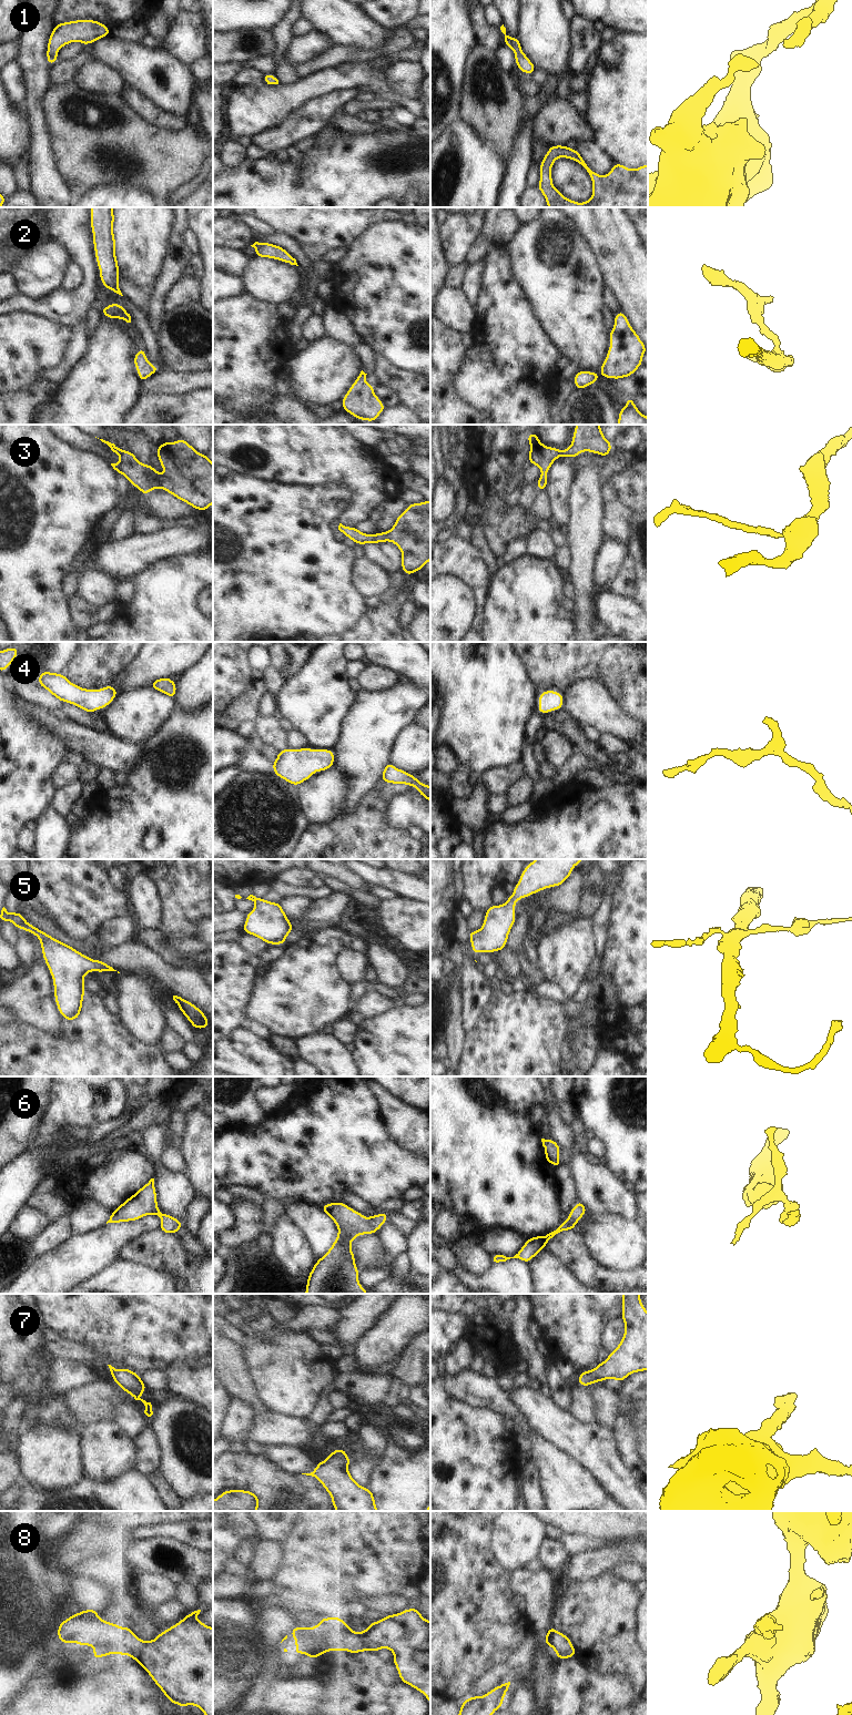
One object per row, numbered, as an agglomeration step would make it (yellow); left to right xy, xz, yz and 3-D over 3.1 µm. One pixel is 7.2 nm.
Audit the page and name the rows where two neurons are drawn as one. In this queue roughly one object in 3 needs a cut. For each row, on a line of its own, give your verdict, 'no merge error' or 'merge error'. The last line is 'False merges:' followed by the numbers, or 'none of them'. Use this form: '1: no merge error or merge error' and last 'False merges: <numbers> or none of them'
1: no merge error
2: no merge error
3: no merge error
4: no merge error
5: no merge error
6: no merge error
7: no merge error
8: no merge error
False merges: none of them

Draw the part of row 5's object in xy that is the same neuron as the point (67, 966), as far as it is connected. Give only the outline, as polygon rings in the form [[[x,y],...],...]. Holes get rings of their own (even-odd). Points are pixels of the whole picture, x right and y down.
[[[3,907],[0,921],[10,921],[18,930],[22,928],[23,931],[38,937],[41,942],[42,957],[53,979],[55,1004],[64,1020],[77,1020],[81,1013],[87,973],[92,970],[95,972],[116,971],[102,960],[93,960],[28,923],[18,911],[9,913]]]

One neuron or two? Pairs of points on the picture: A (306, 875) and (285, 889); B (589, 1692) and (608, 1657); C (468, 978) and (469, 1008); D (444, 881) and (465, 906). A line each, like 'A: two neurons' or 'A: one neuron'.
A: two neurons
B: two neurons
C: one neuron
D: two neurons

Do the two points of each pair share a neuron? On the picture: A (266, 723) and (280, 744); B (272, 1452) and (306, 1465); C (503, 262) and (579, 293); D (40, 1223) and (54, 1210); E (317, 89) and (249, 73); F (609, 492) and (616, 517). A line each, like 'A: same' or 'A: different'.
A: same
B: same
C: different
D: different
E: different
F: same

